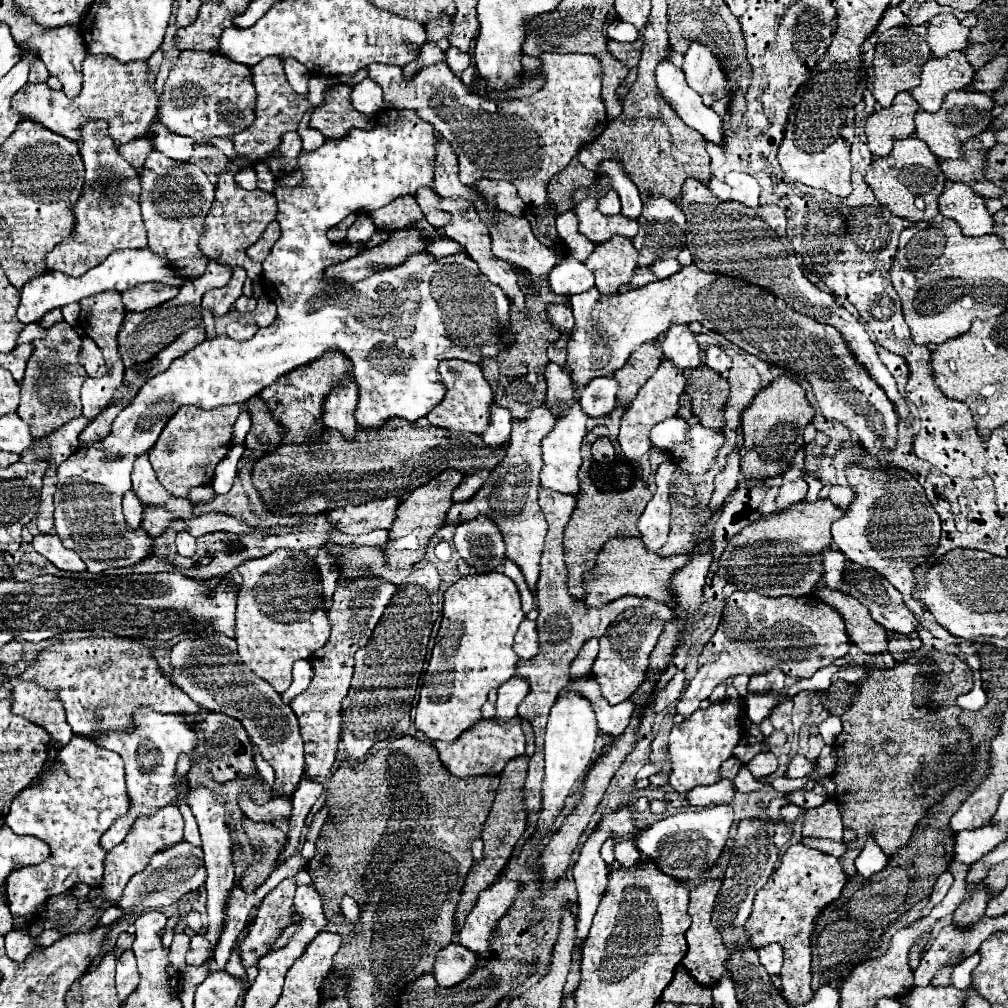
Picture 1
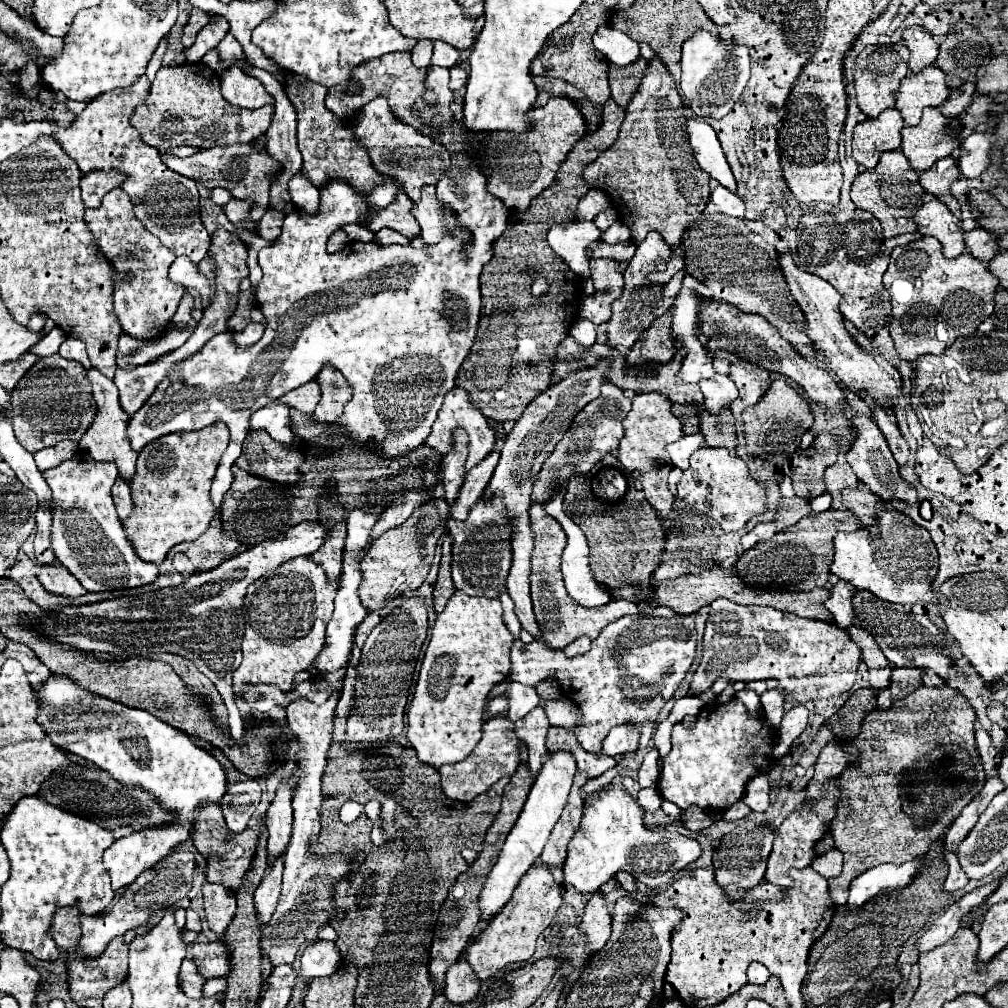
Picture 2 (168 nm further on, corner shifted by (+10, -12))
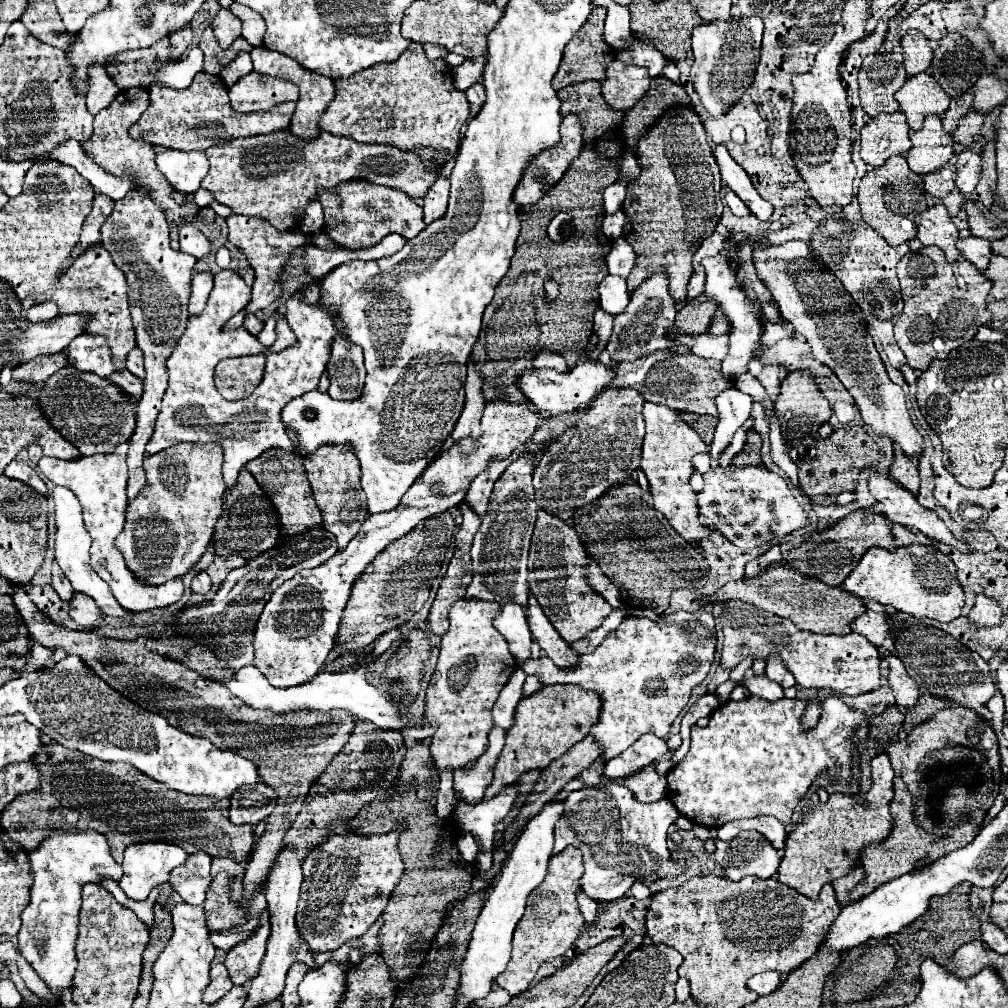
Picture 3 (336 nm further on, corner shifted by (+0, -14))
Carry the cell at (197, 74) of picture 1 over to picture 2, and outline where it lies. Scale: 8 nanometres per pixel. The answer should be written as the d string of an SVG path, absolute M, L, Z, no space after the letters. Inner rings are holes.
M204 63L196 65L166 65L156 73L152 81L150 97L146 105L140 105L130 123L138 129L142 141L158 151L172 149L176 145L192 147L216 147L234 143L252 143L258 135L266 133L274 115L272 105L264 105L256 111L238 109L230 105L220 93L220 77Z

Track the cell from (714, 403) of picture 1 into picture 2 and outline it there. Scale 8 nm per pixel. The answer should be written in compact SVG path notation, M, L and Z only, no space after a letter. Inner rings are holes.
M696 405L700 417L700 433L706 439L708 447L726 447L734 451L736 447L736 429L734 429L734 415L730 409L722 409L718 417L714 413L706 413L704 405Z

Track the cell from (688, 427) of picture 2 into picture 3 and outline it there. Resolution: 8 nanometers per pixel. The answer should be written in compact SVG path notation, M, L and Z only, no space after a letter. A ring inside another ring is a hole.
M680 413L680 419L684 423L688 423L706 445L712 443L714 437L714 429L716 429L716 419L710 415L694 415L694 413Z

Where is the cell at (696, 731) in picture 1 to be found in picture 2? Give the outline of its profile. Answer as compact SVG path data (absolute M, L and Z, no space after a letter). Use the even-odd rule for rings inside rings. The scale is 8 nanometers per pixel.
M736 697L730 699L728 703L712 701L712 703L704 705L702 709L704 711L698 715L698 721L696 721L694 727L686 729L682 725L674 725L674 729L672 729L672 749L664 757L662 775L658 779L660 795L664 799L672 801L674 805L678 805L680 809L686 809L690 805L698 805L700 809L710 809L710 807L712 809L728 809L730 805L734 805L736 801L742 799L746 783L756 773L768 771L770 785L772 785L770 801L774 801L774 789L782 781L782 773L780 773L780 765L778 765L776 771L772 771L772 767L776 765L776 761L772 757L772 741L774 741L772 727L764 719L752 719L748 715L744 703L740 699L736 699Z

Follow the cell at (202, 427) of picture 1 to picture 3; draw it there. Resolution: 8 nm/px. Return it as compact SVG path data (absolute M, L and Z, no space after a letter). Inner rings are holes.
M176 443L160 451L160 455L148 455L144 459L144 471L146 485L140 495L128 503L124 531L114 543L122 551L132 575L138 575L138 579L148 585L162 585L194 569L212 539L214 523L222 513L222 495L226 491L222 481L222 449L218 443Z

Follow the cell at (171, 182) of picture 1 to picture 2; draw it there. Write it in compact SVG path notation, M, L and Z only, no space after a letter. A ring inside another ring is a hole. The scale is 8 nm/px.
M146 75L138 77L132 85L124 89L114 89L102 93L88 101L86 109L74 119L74 125L62 127L52 125L54 139L62 149L72 157L82 173L94 169L118 169L128 175L122 183L124 191L130 195L134 203L134 213L142 221L142 225L160 239L164 247L174 251L176 255L186 255L194 265L198 265L210 245L210 235L200 219L200 195L196 189L196 181L182 177L180 173L170 171L162 159L158 149L142 143L136 129L130 125L130 117L134 109L146 101L150 95L150 81Z

